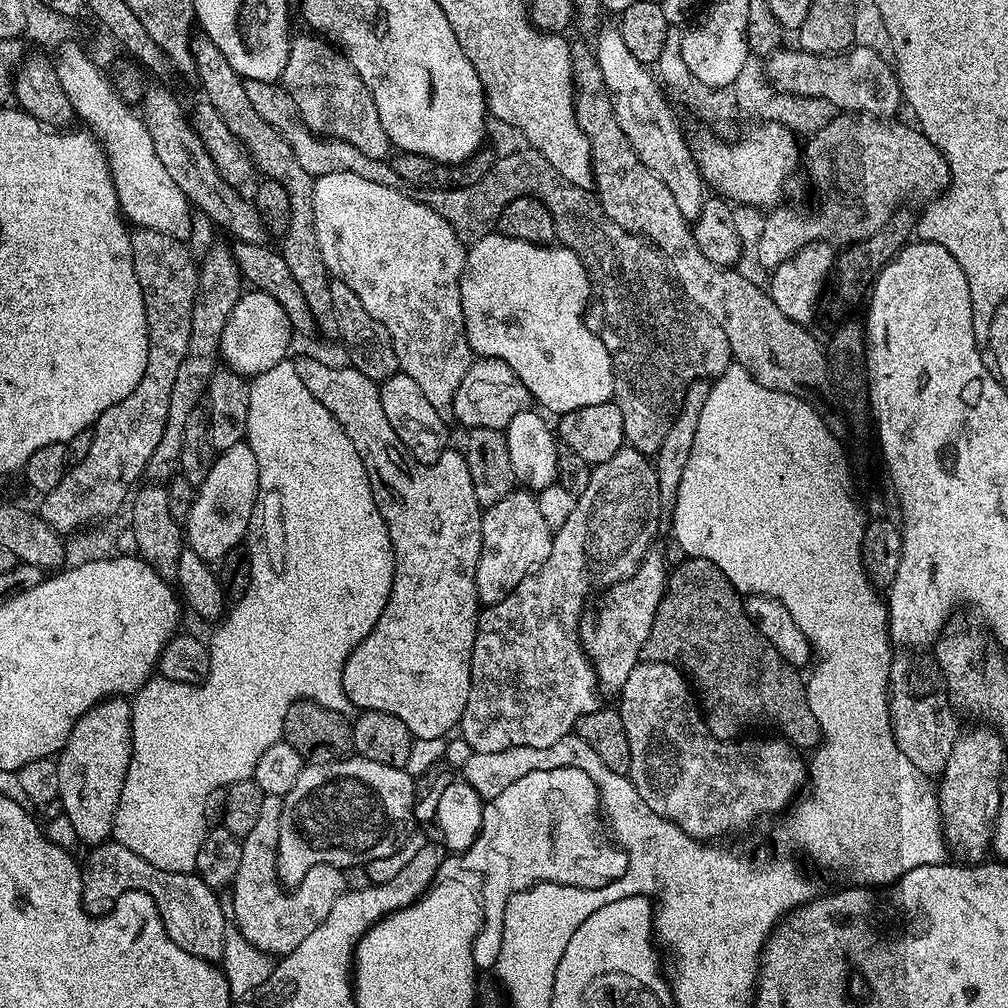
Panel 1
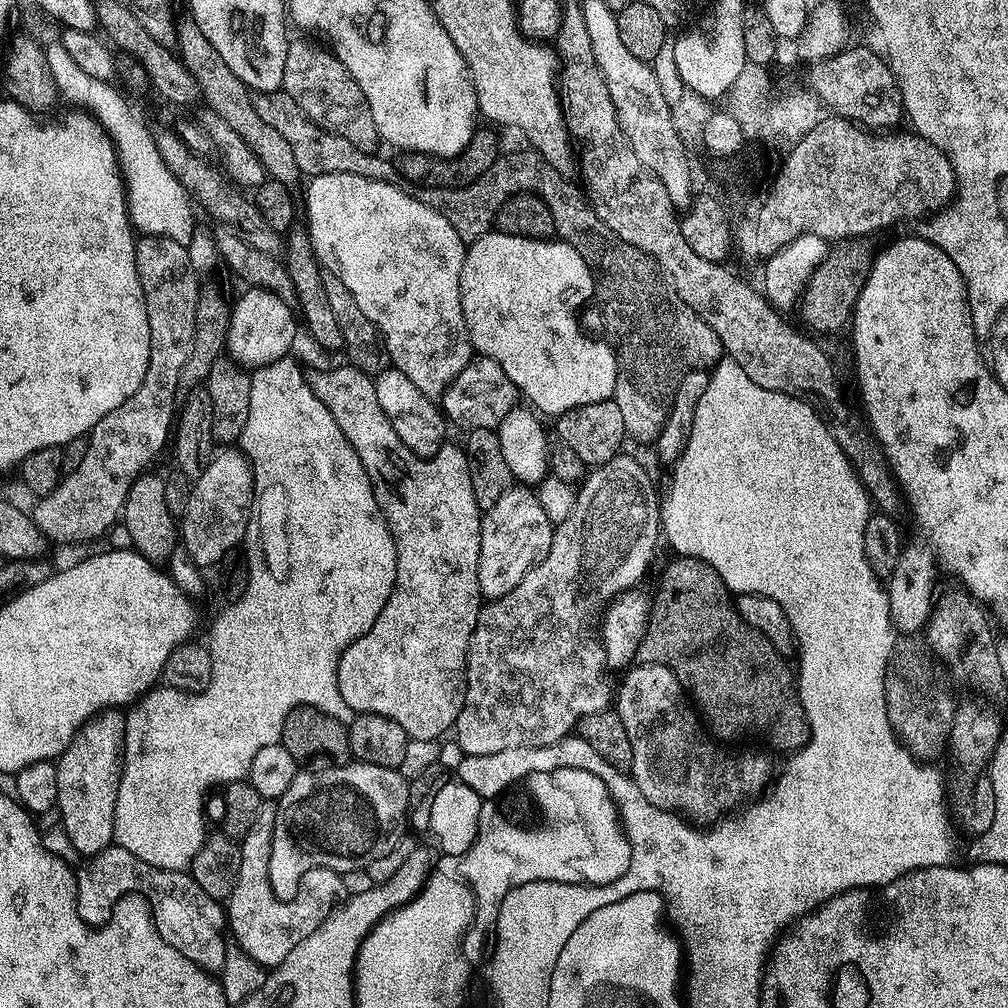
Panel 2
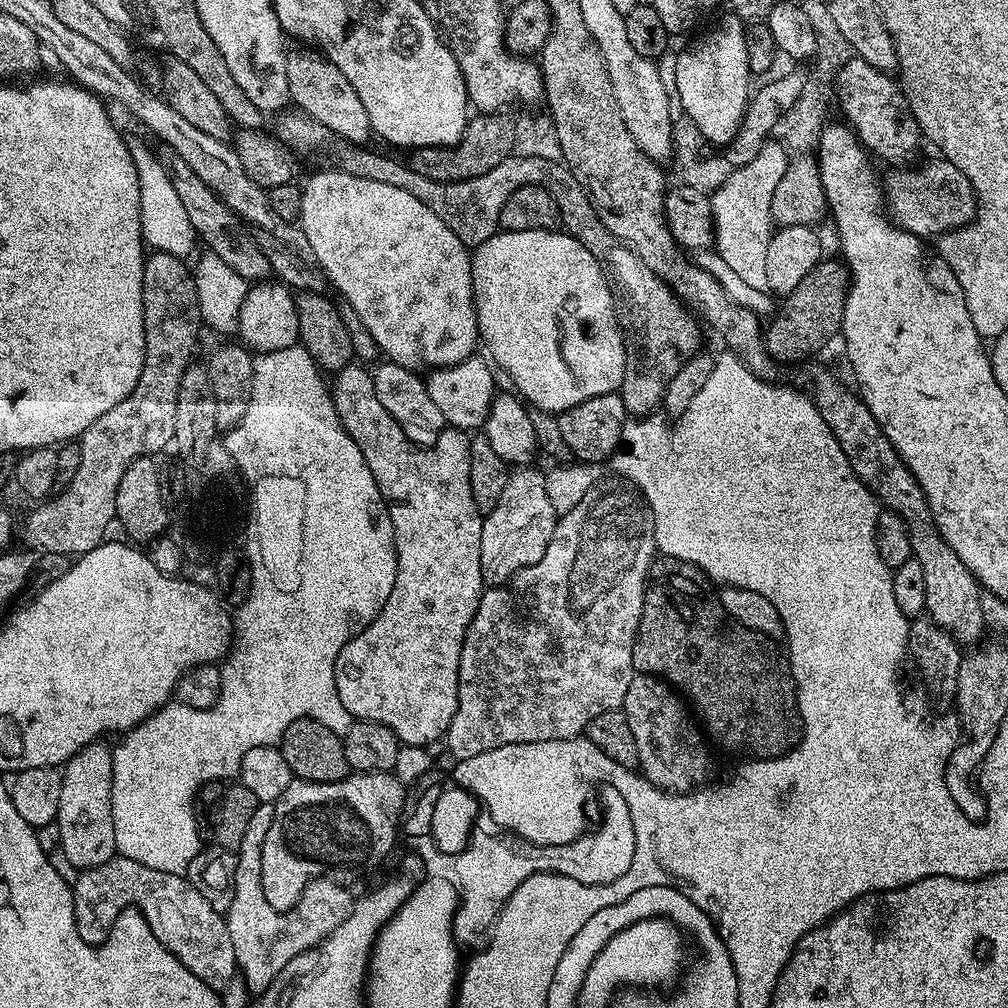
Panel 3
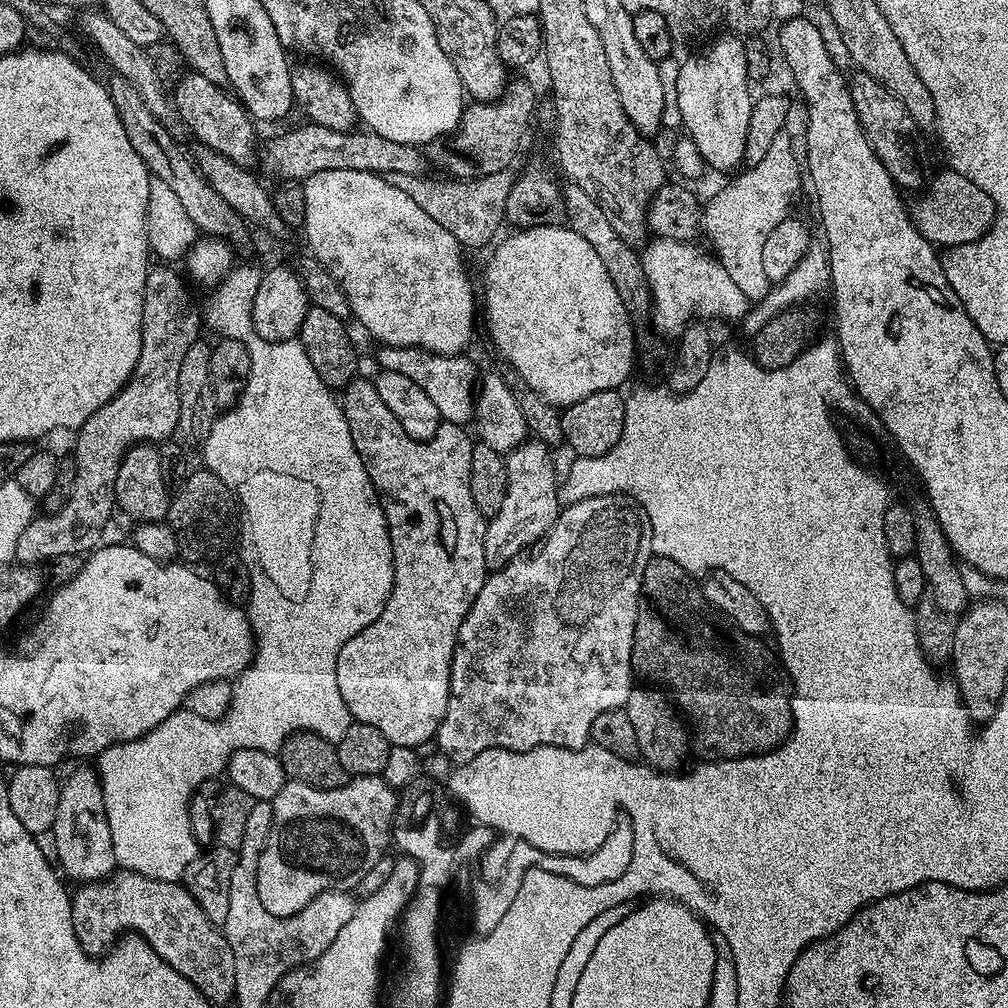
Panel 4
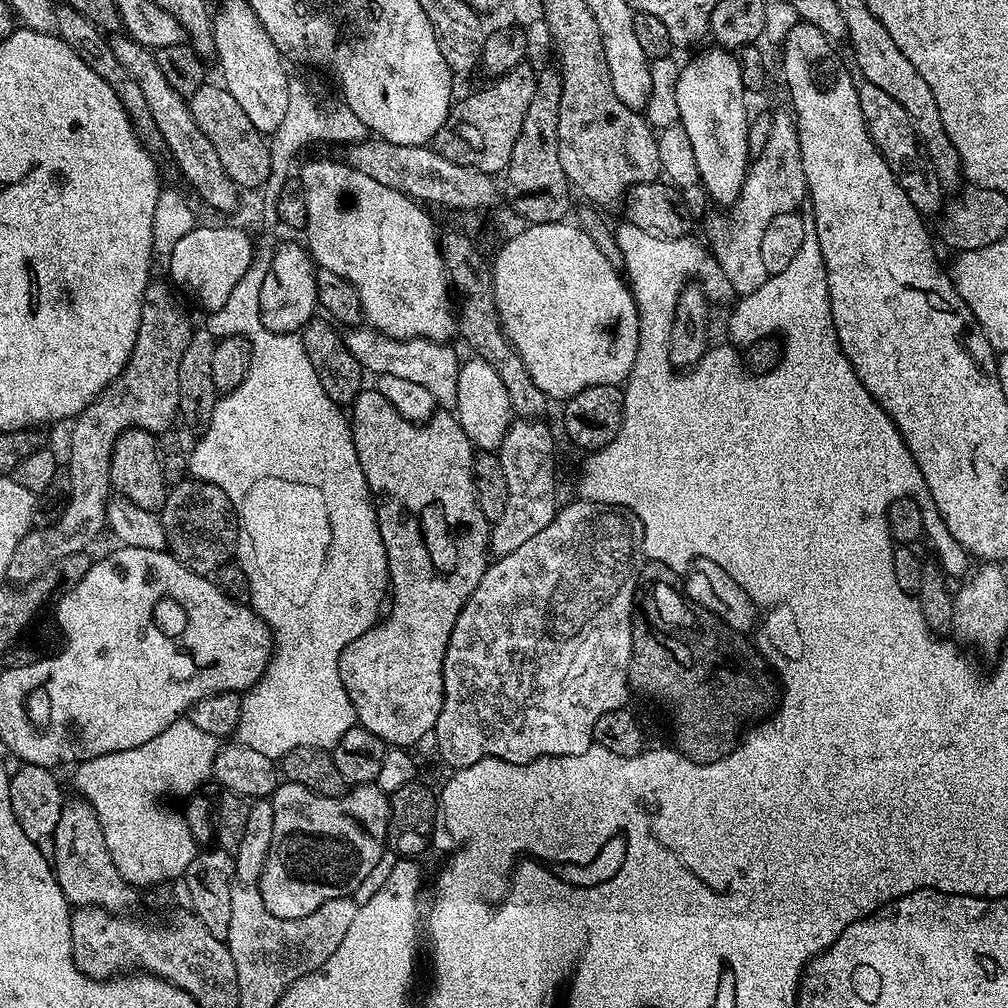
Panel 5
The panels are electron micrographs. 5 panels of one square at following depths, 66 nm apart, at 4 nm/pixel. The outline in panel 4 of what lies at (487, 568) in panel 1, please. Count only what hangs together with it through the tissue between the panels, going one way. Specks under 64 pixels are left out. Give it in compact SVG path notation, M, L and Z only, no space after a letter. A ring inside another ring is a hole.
M528 438L513 452L507 453L506 498L502 502L502 510L487 521L488 529L484 535L484 553L489 569L504 568L517 556L539 545L559 518L562 505L558 495L558 472L556 476L556 468L548 452L551 452L549 445Z

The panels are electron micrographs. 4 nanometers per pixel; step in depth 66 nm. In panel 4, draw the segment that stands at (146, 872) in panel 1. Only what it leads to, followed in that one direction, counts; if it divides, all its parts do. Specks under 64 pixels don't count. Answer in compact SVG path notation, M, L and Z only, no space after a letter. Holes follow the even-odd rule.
M116 870L107 880L84 882L77 888L80 889L71 893L74 934L82 950L88 955L97 958L105 955L125 934L143 936L167 964L174 966L174 970L178 970L182 978L194 982L194 986L198 986L200 993L214 1006L220 1006L227 1000L229 1003L235 997L234 950L230 950L230 942L226 942L223 931L212 924L210 918L206 918L202 906L198 906L198 902L183 883L175 880L155 880L137 872Z

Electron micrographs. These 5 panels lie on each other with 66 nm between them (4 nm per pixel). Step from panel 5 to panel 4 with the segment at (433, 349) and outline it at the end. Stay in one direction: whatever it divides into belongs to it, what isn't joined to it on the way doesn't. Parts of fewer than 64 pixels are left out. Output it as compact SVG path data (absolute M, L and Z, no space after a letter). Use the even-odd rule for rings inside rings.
M385 344L377 347L376 360L379 367L386 372L406 374L406 378L414 378L422 390L438 406L441 421L450 424L467 425L474 416L474 397L478 391L478 375L476 368L467 360L467 355L439 356L421 348L406 348Z

